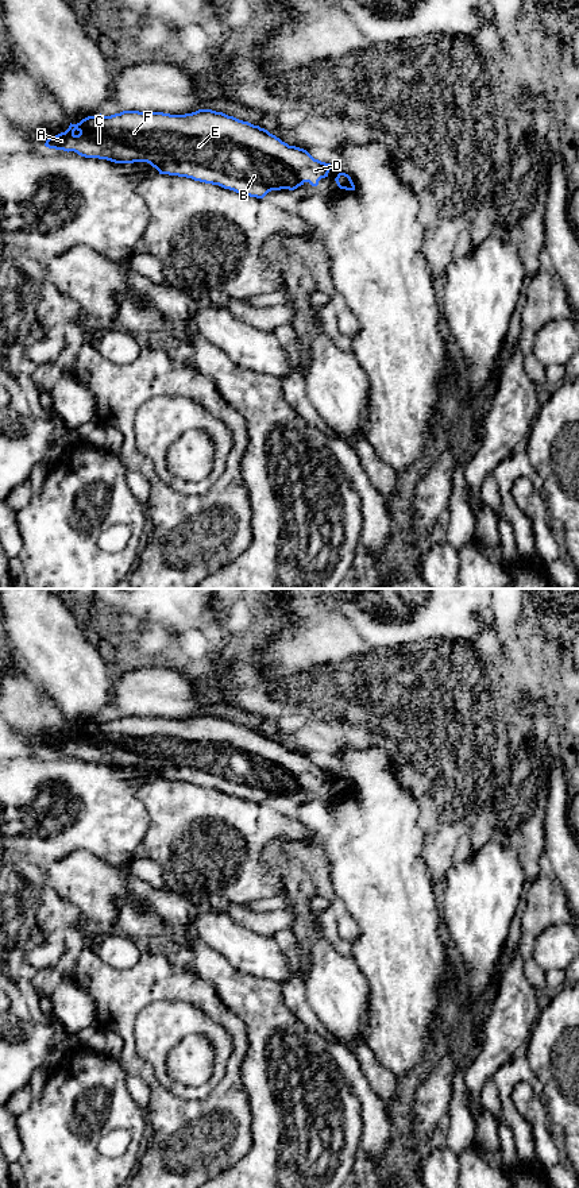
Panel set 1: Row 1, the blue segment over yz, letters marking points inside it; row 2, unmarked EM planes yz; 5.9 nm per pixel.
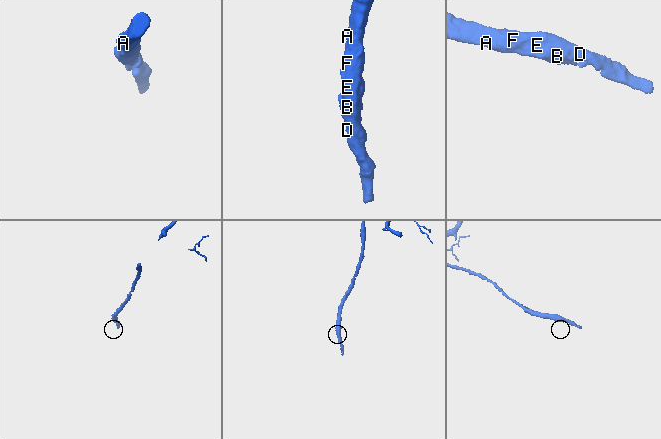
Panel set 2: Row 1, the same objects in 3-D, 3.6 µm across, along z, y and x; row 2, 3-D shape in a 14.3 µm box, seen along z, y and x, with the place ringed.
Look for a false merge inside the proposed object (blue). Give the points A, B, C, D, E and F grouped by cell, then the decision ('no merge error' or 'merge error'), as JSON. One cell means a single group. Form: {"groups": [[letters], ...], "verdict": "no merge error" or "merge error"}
{"groups": [["A", "B", "C", "D", "E", "F"]], "verdict": "no merge error"}

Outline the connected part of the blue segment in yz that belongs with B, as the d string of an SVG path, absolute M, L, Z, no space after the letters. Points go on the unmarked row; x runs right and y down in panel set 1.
M212 714L185 720L139 716L111 721L100 718L77 729L70 728L65 737L49 742L45 751L115 768L147 767L159 779L192 783L256 803L263 803L271 795L294 795L305 787L317 791L331 775L331 768L314 764L304 753L289 751L267 734Z

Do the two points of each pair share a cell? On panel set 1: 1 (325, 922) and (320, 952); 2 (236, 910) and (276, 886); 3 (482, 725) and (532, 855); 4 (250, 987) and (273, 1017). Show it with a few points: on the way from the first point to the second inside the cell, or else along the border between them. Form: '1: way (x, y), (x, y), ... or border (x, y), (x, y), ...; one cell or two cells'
1: border (311, 914), (320, 932), (344, 957); two cells
2: border (231, 902), (242, 905); two cells
3: border (508, 740), (508, 763), (495, 776), (485, 799); two cells
4: way (250, 994), (266, 1010); one cell

